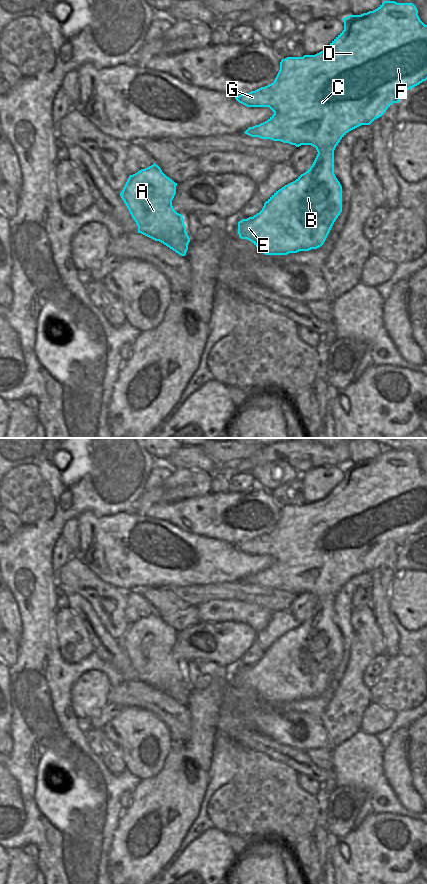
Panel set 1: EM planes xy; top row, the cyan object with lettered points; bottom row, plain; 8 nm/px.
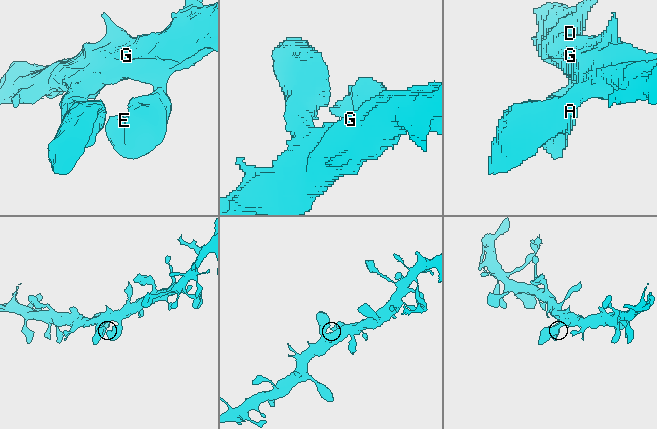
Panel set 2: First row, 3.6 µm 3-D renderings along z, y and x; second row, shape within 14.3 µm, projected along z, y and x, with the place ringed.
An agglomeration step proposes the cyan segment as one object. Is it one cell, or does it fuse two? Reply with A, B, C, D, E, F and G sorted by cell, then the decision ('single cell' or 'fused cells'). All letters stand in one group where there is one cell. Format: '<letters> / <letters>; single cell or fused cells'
A B C D E F G; single cell

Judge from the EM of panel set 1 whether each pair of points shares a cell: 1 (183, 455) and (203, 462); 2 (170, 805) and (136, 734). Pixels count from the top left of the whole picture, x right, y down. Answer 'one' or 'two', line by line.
1: one
2: two

